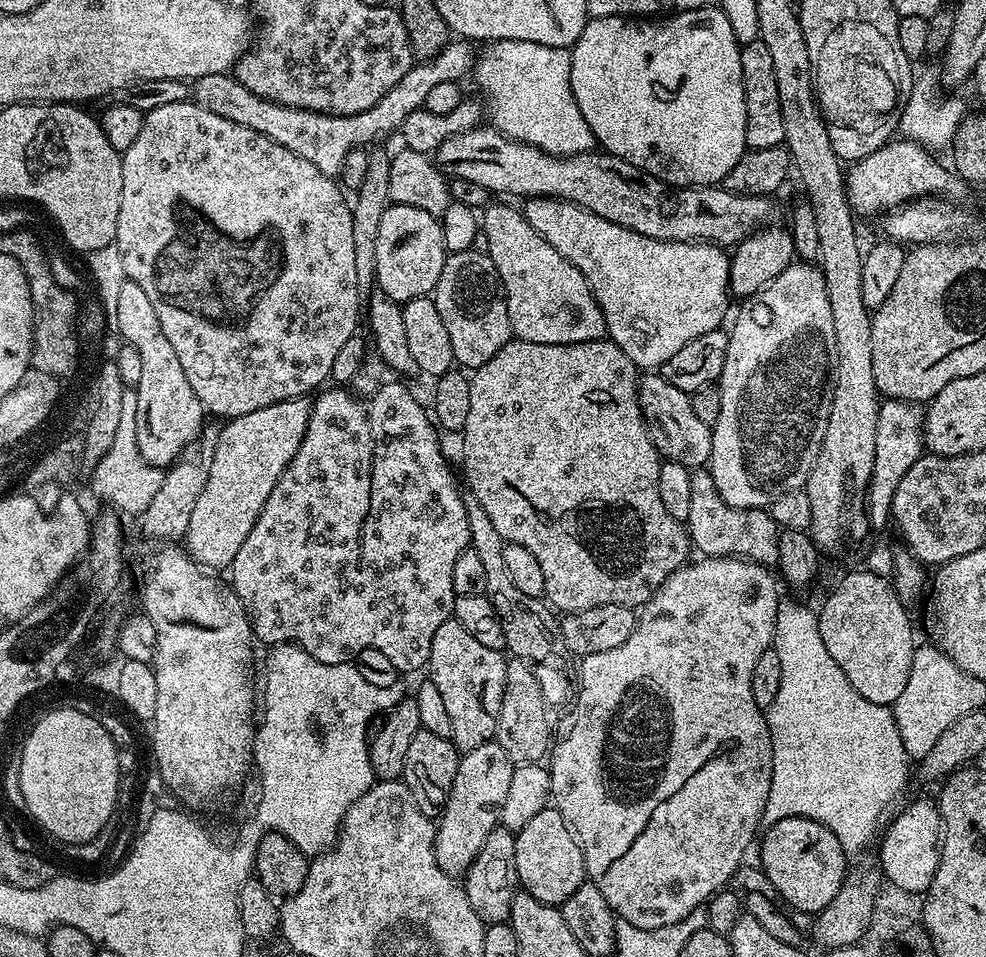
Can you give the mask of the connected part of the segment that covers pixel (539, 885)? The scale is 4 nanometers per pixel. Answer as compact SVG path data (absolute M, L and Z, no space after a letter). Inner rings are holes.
M554 806L534 814L534 818L515 833L515 838L514 866L519 887L538 898L538 902L559 906L574 894L574 890L578 890L578 886L586 883L582 850Z

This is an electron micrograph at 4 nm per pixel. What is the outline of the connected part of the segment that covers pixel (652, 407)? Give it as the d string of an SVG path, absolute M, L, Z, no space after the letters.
M648 374L640 380L640 409L650 438L664 460L673 460L690 470L700 470L712 459L712 429L694 415L689 393L670 386L659 374Z

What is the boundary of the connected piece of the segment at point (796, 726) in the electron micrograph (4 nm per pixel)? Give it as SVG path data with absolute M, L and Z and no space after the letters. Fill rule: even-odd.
M781 599L774 618L771 648L778 654L778 663L782 665L782 682L774 702L770 702L766 709L772 739L772 777L763 823L777 824L782 818L795 816L810 818L826 826L826 830L838 838L844 853L855 858L871 846L872 839L874 844L882 828L880 819L884 811L903 794L908 784L910 757L904 739L898 734L889 705L866 702L866 698L850 686L850 678L842 674L842 666L834 662L830 650L826 650L822 642L820 618L813 609L811 612L796 600Z

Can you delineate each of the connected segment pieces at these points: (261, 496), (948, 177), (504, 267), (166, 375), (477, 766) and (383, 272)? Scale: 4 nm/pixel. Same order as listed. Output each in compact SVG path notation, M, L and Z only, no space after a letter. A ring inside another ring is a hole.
M308 396L274 402L274 406L262 406L251 414L231 417L228 424L216 434L216 449L210 462L210 474L198 502L194 502L194 514L190 514L190 526L184 536L186 551L197 564L209 569L231 569L234 554L242 550L246 534L254 530L254 522L270 498L270 490L282 478L286 466L294 458L306 426L310 422L312 400Z
M898 138L855 161L846 172L848 204L853 213L857 217L872 216L875 212L887 214L913 200L956 198L960 191L965 191L966 185L955 171L944 169L932 156L935 155L921 144Z
M488 204L482 212L482 230L486 234L486 251L500 275L504 287L506 306L510 314L513 333L519 339L543 344L573 344L587 340L605 339L608 327L604 321L602 310L586 282L586 278L530 222L526 222L523 211L519 207L511 208L508 204Z
M127 278L122 282L116 317L118 326L115 331L121 336L119 339L134 346L142 362L142 376L134 386L138 402L138 450L142 450L142 458L146 462L164 470L184 453L186 446L190 446L200 437L206 427L206 409L198 394L194 394L194 389L186 378L186 370L182 370L182 362L178 362L174 346L170 346L166 334L162 334L158 314L138 282Z
M489 742L478 746L478 750L463 753L454 774L454 786L450 786L448 801L436 824L436 857L438 866L448 876L463 877L474 862L482 842L500 824L502 801L510 787L513 770L512 759L502 750L502 746Z
M389 203L378 226L376 251L376 282L383 295L403 302L435 293L445 255L442 226L437 217L418 210L418 206Z

